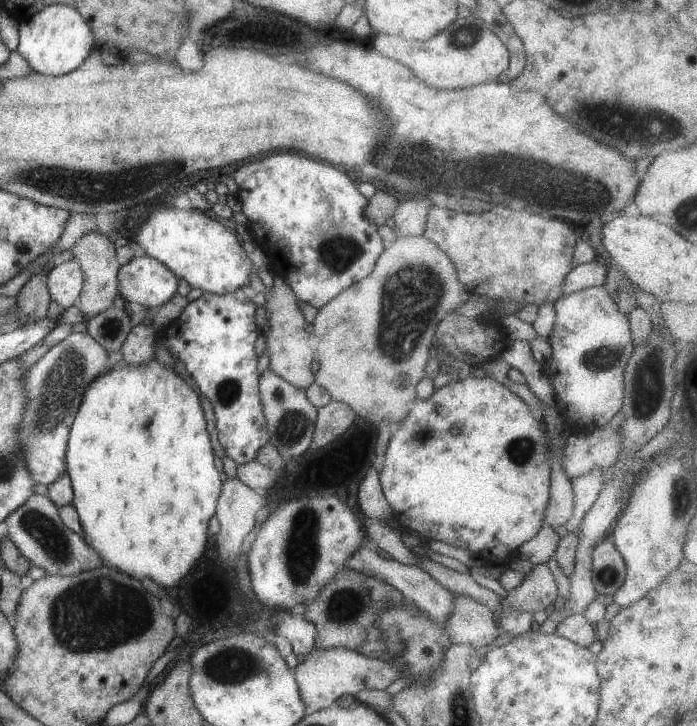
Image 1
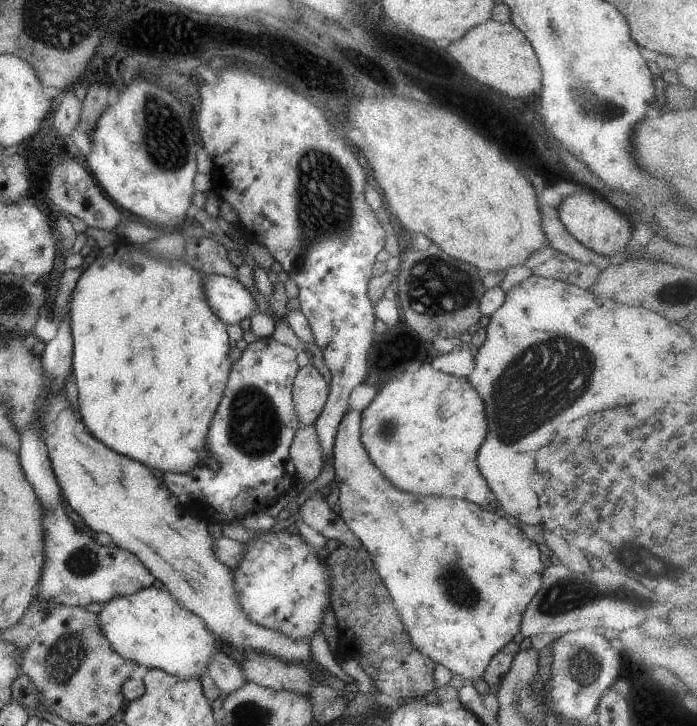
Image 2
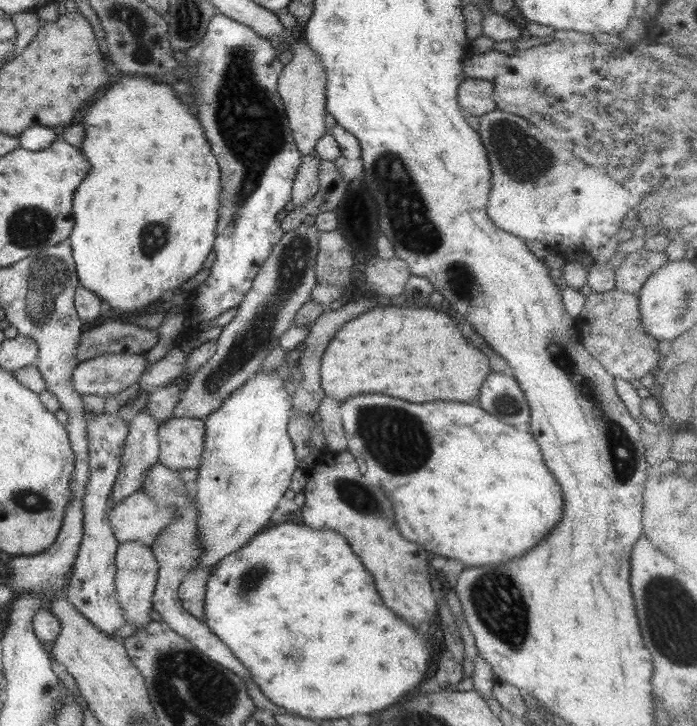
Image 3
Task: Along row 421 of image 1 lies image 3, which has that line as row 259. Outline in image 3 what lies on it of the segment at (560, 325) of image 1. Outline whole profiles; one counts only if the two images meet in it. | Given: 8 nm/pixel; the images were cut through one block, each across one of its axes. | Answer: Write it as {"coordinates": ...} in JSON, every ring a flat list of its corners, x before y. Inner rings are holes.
{"coordinates":[[496,109,480,117,477,131,482,144,487,150,491,166,491,189,487,204,487,214,494,224,525,240,544,240,552,250,578,250,574,252,574,261,580,260,578,254,588,252,588,262,582,266,592,266,588,270,588,286,593,291,604,292,615,288,615,270,608,265,608,260,618,248,616,232,622,228,622,218,634,208,638,196,634,196,622,183,612,180,604,172,590,168,582,160,574,158,570,150,566,150,556,140,546,137,534,123,521,116]]}

